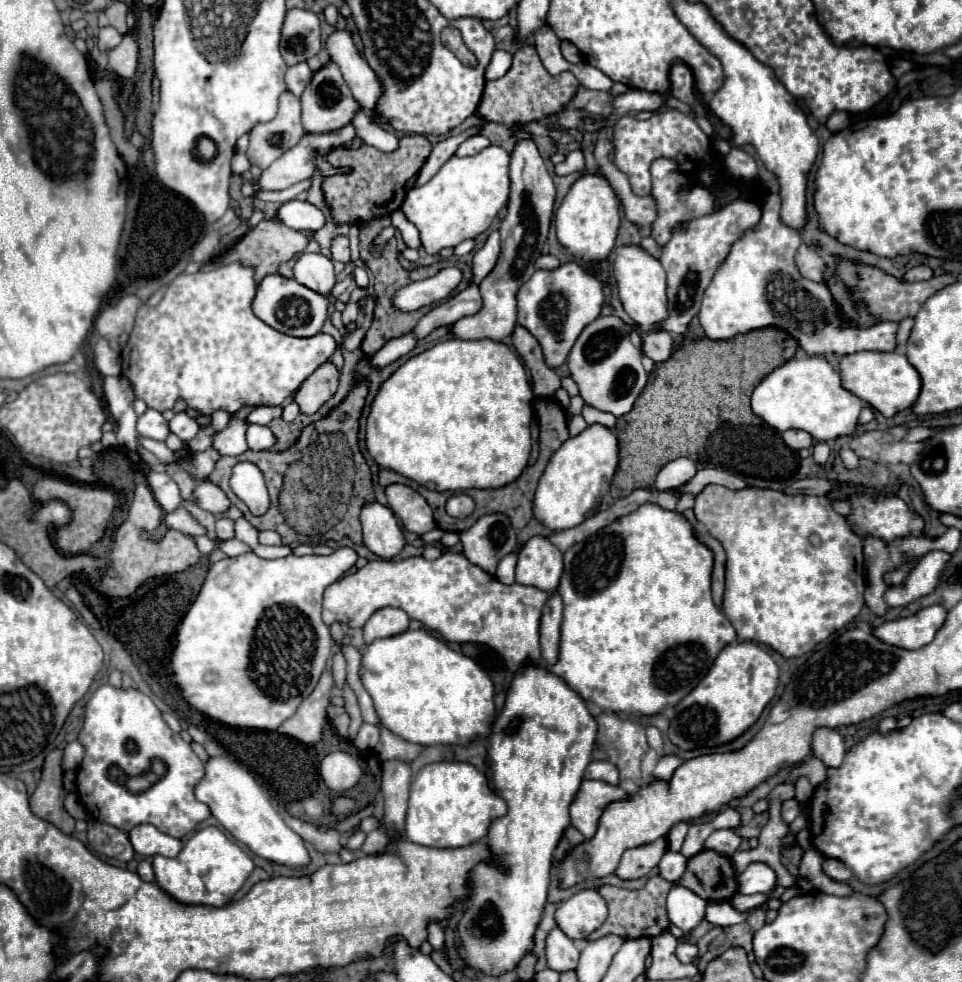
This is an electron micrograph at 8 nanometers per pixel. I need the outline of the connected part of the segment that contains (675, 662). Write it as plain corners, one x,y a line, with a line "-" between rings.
643,503
637,511
619,517
605,529
591,535
583,545
573,545
565,553
565,569
561,575
561,583
557,587
557,593
561,591
561,599
563,599
561,649
559,649
559,661
553,667
547,667
549,673
561,677
573,691
581,695
581,699
591,701
605,711
613,711
613,713
637,711
643,715
655,715
667,705
677,705
707,675
719,651
731,641
735,641
733,625
723,615
723,611
715,607
711,599
711,571
713,571
713,551
707,545
699,543
693,525
683,517
683,513
663,509
657,503

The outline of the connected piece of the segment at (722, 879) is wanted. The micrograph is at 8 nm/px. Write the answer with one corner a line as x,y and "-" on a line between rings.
701,851
689,859
681,885
693,889
709,901
731,899
735,893
735,873
731,873
731,861
715,851

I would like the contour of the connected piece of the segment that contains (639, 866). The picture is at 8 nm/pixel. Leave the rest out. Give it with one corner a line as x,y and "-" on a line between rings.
655,839
655,843
645,843
643,847
631,847
623,853
615,873
623,879
637,879
647,875
667,851
667,839

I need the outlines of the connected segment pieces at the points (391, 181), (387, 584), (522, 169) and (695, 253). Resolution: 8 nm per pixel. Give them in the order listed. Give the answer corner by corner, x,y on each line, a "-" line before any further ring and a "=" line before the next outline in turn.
403,135
399,149
389,155
369,145
363,145
359,149
343,147
341,151
335,151
331,157
343,157
345,161
343,165
351,165
353,173
333,175
323,181
325,199
333,209
333,219
337,223
353,223
353,221
369,221
375,215
389,215
397,211
405,197
405,181
423,167
431,149
433,147
425,137
=
445,551
435,561
423,557
403,561
377,559
355,573
347,573
325,589
323,621
327,625
341,621
349,627
363,627
375,611
397,607
425,629
437,631
445,641
489,645
501,653
509,671
515,673
527,661
535,667
543,665
539,651
539,623
547,599
549,595
537,587
499,583
499,579
475,567
465,555
=
517,131
515,137
521,141
517,143
515,151
511,153
511,197
507,215
501,221
499,233
501,233
501,255
495,265
495,269
485,277
487,281
481,281
481,299
483,307
469,317
459,319
453,325
453,335
457,339
491,339
501,341
503,337
511,335
517,325
517,301
515,295
523,281
535,273
533,261
541,255
541,249
547,241
551,213
553,213
553,201
555,201
555,187
551,181
551,175
545,169
545,163
529,137
527,131
=
739,197
723,209
703,215
699,219
691,219
687,225
675,227
671,239
661,247
661,265
667,271
667,301
669,301
669,317
659,323
659,331
681,335
687,331
691,319
699,313
699,305
705,293
705,287
713,279
717,267
727,257
731,245
741,237
741,233
753,227
761,217
759,205
749,201
749,197

